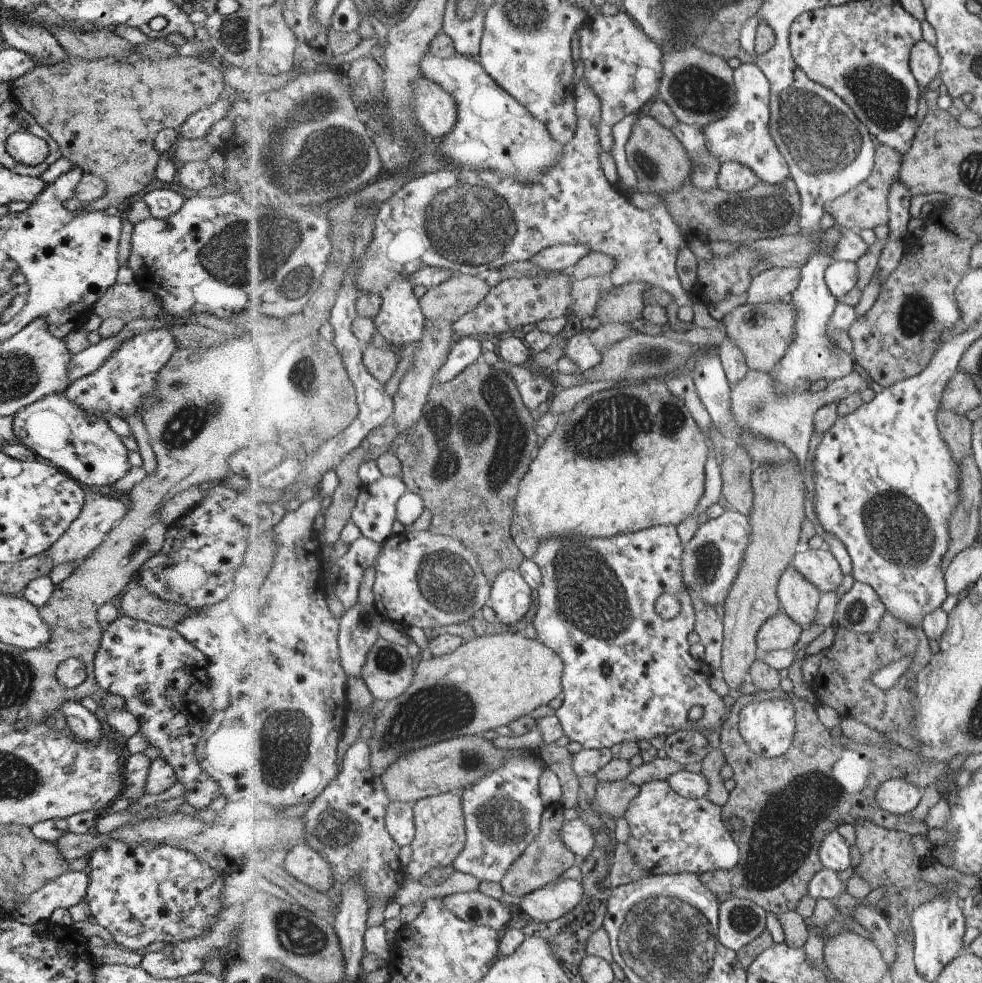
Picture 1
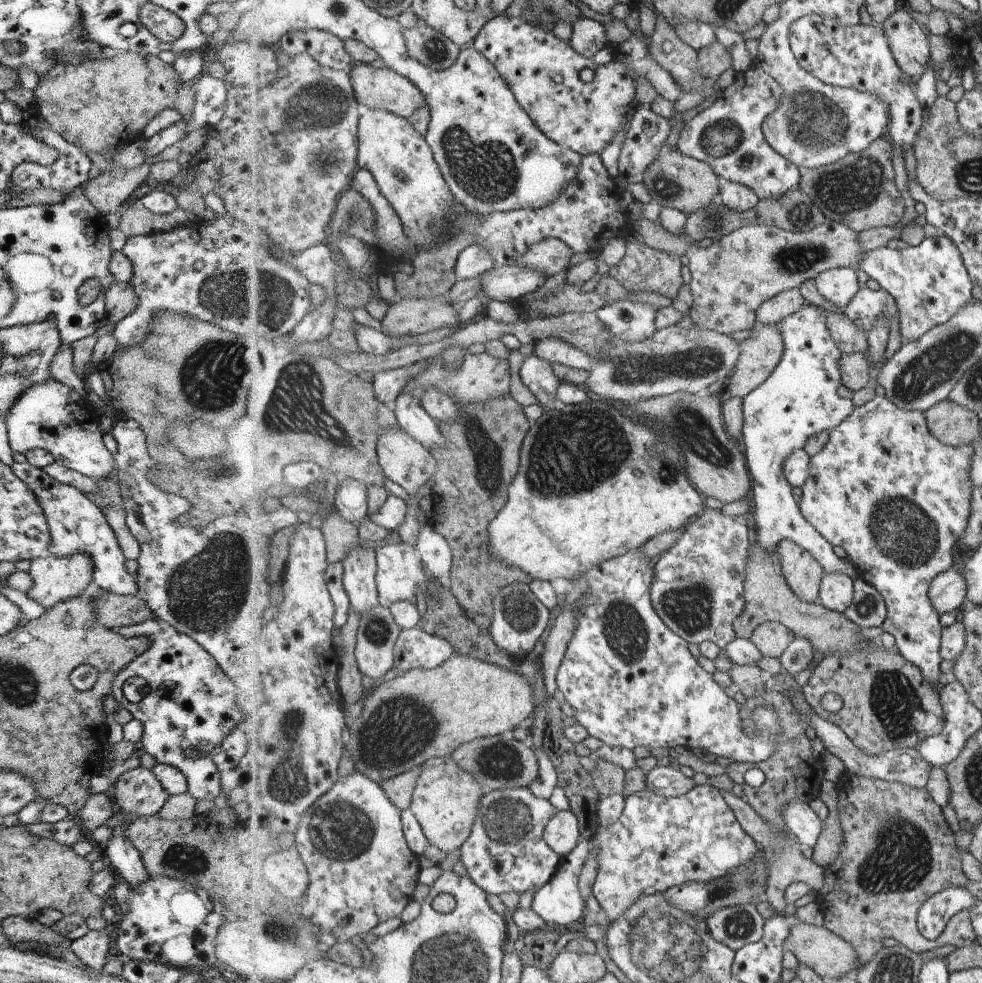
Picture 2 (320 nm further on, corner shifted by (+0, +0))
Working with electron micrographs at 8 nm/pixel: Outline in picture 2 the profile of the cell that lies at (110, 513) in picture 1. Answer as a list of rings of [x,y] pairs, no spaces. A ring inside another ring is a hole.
[[[77,552],[71,556],[45,556],[30,561],[26,574],[31,578],[32,586],[27,590],[30,600],[41,604],[43,609],[51,608],[53,604],[79,596],[92,586],[93,564],[85,552]]]

